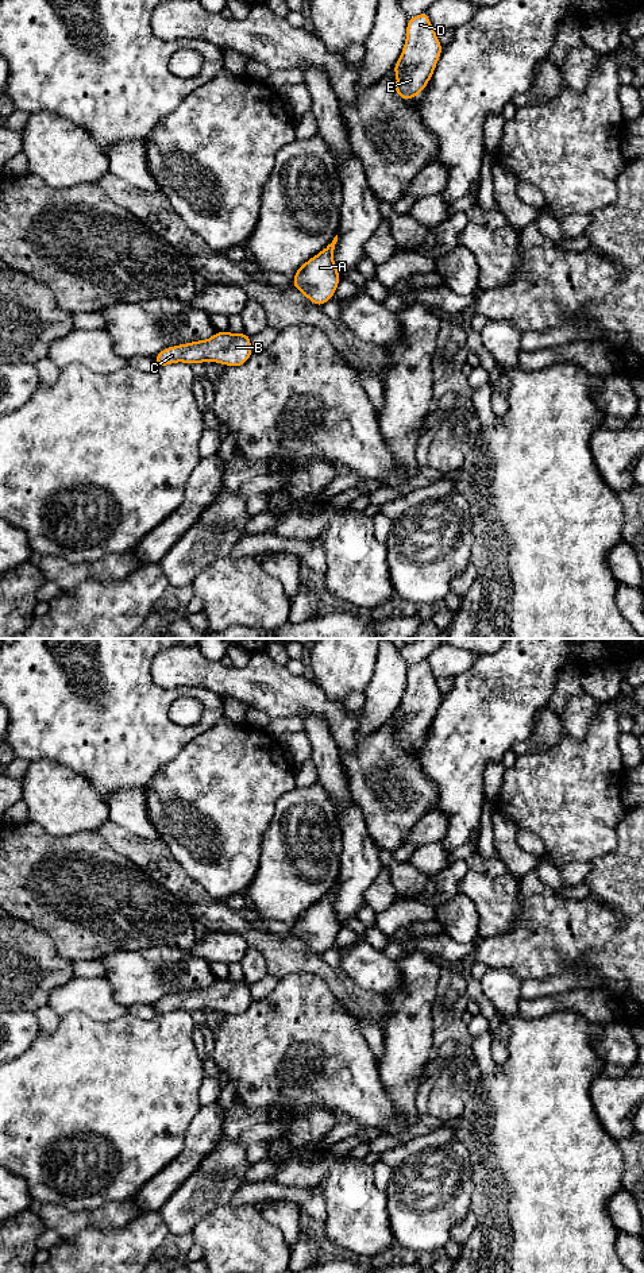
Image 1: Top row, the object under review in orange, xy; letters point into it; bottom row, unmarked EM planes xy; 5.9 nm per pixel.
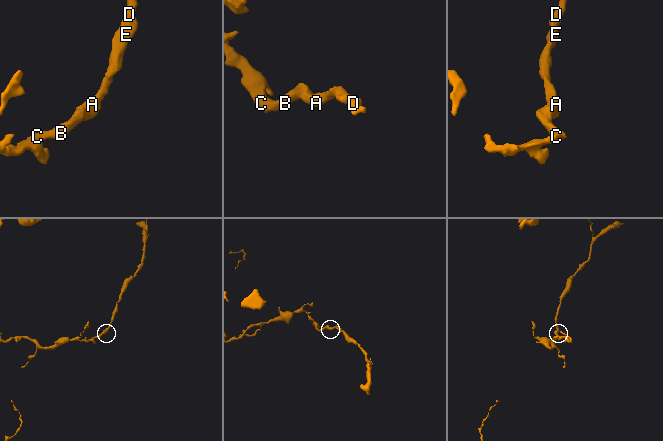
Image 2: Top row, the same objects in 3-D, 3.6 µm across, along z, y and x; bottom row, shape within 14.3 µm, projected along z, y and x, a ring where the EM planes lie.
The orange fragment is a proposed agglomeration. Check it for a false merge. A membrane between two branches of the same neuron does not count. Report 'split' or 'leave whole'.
leave whole

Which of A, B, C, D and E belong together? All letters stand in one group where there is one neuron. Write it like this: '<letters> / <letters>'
A B C D E

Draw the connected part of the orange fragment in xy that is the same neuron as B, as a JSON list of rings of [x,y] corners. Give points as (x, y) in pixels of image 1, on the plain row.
[[[217,979],[207,988],[194,988],[192,991],[167,995],[159,999],[154,1007],[157,1017],[177,1010],[188,1012],[216,1010],[239,1015],[248,1010],[251,1003],[251,985],[244,979],[239,983],[228,979]]]

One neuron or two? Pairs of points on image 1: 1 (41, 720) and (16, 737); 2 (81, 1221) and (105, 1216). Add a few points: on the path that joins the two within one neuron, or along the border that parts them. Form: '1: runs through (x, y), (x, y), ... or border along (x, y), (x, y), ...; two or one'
1: runs through (35, 725), (26, 735), (22, 735); one
2: runs through (87, 1219), (100, 1218); one

